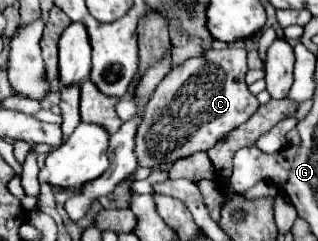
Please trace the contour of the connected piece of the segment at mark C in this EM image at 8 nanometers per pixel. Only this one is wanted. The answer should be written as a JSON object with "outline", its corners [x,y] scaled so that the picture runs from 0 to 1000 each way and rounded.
{"outline":[[[701,199],[701,207],[657,207],[645,232],[594,241],[550,290],[538,290],[487,365],[475,415],[456,440],[456,490],[443,490],[425,556],[425,647],[437,689],[469,705],[500,705],[506,680],[550,672],[563,656],[607,647],[613,631],[651,631],[676,606],[676,589],[789,490],[808,448],[814,415],[783,382],[770,349],[777,307],[777,216],[764,199]]]}

